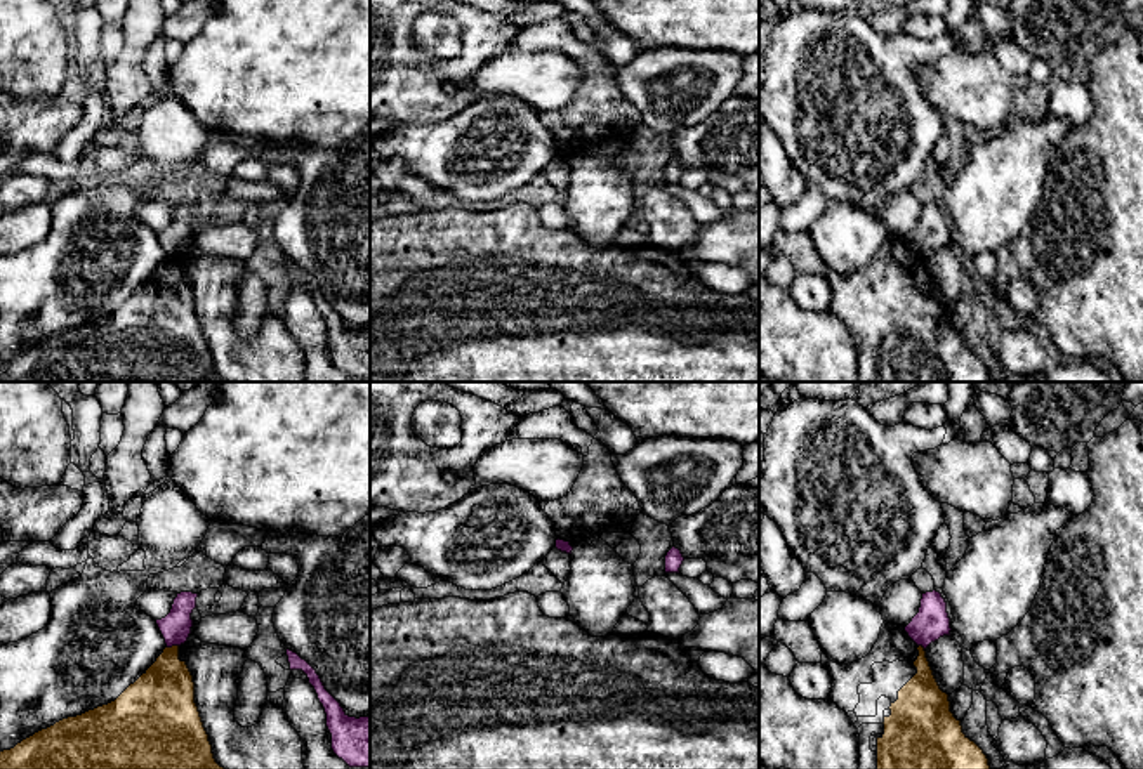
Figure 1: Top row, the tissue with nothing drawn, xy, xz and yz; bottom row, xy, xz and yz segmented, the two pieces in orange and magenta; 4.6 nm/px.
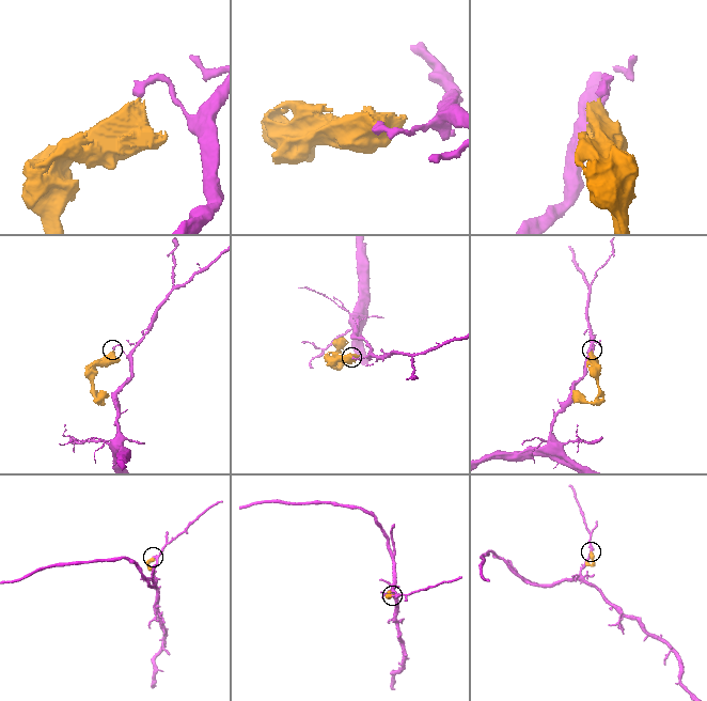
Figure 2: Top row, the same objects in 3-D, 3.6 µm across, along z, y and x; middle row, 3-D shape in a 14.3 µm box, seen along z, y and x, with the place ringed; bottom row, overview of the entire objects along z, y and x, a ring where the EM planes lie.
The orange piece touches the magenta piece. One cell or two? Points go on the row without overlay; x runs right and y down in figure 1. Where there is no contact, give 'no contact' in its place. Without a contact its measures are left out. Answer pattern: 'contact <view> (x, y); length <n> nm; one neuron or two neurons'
contact xy (172, 257); length 60 nm; two neurons

